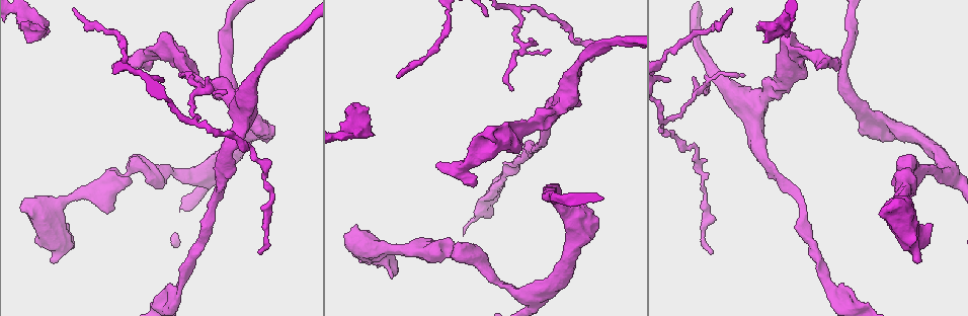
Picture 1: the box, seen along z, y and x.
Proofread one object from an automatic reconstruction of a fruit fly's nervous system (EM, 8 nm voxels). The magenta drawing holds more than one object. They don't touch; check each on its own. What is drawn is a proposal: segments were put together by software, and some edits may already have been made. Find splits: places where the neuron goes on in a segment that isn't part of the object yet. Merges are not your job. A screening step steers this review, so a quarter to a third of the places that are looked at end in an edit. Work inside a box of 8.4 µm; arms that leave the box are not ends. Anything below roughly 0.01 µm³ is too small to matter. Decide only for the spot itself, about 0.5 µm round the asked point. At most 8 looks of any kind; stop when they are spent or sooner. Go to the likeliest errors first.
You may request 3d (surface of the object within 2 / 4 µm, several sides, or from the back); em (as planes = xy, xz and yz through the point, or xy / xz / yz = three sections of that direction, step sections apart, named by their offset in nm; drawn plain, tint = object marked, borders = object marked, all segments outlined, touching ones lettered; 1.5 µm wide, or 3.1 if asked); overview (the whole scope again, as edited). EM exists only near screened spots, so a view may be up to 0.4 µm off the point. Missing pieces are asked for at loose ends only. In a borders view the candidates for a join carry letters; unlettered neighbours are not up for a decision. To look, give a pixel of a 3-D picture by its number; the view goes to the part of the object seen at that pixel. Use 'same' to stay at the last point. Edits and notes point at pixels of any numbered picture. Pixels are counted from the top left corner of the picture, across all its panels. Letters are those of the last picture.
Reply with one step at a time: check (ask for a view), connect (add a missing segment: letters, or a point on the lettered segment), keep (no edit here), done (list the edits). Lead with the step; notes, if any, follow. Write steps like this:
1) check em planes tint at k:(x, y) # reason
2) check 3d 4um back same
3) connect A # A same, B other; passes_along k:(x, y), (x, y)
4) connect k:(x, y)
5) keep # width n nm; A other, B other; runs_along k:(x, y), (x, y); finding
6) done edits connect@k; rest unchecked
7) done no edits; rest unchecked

check 3d 2um at 1:(435, 164) # free end

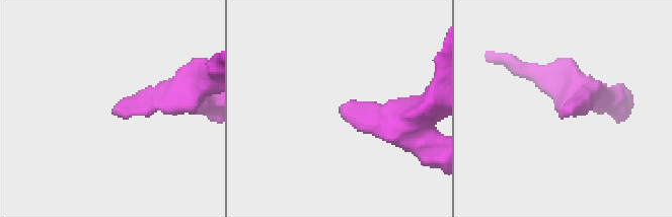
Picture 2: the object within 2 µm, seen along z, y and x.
check em yz step 8 tint at 2:(339, 109)

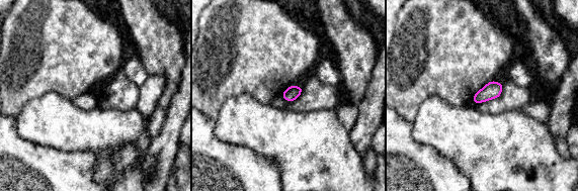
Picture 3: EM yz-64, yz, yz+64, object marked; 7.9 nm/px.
check em planes borders same

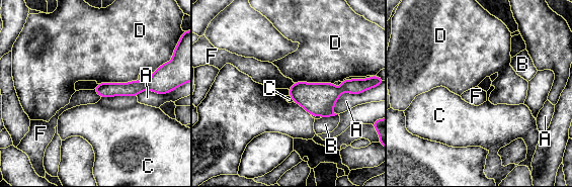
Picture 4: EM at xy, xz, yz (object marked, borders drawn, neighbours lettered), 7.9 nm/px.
keep # A other, B other, C other, D other, F other; border 4:(94, 89), (100, 97); none of them fits

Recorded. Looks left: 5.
check em yz step 4 tint at 1:(396, 267) # free end

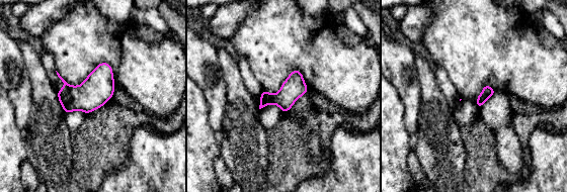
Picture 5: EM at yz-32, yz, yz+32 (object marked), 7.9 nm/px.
check em planes borders same

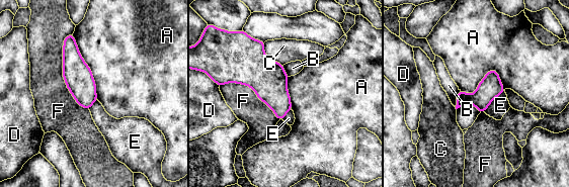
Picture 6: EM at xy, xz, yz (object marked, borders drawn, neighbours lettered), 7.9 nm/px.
keep # A other, B other, C other, D other, E other, F other; border 6:(72, 34), (91, 72), (97, 99); none of them fits

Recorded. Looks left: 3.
check em planes borders at 1:(532, 40)

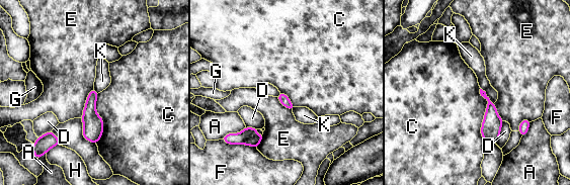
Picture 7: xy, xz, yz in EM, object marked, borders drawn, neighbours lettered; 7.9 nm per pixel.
keep # width 80 nm; A other, C other, D other, E other, F other, G other, H other, K other; border 7:(480, 88), (486, 143); none of them fits

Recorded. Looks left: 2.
done no edits; rest unchecked

